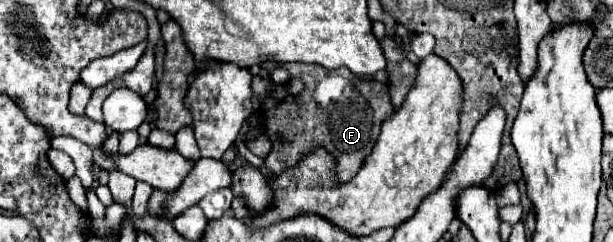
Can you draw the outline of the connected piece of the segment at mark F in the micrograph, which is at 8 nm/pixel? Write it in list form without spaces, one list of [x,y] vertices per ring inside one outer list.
[[[284,64],[292,78],[300,78],[304,82],[304,90],[300,96],[292,96],[286,86],[276,86],[270,78],[254,76],[252,88],[256,94],[266,96],[262,104],[264,114],[264,132],[272,140],[272,152],[266,156],[266,168],[270,174],[282,174],[286,168],[292,168],[292,164],[298,164],[300,158],[306,158],[314,148],[328,148],[330,156],[336,160],[336,176],[338,182],[344,184],[346,180],[354,178],[356,172],[362,168],[366,156],[372,152],[378,136],[380,126],[384,120],[388,120],[394,114],[394,106],[390,102],[390,92],[384,82],[378,80],[362,80],[354,74],[346,74],[344,78],[350,80],[352,86],[352,100],[334,102],[328,108],[322,108],[314,100],[314,90],[318,82],[330,74],[330,70],[322,66],[310,66],[310,64]]]

